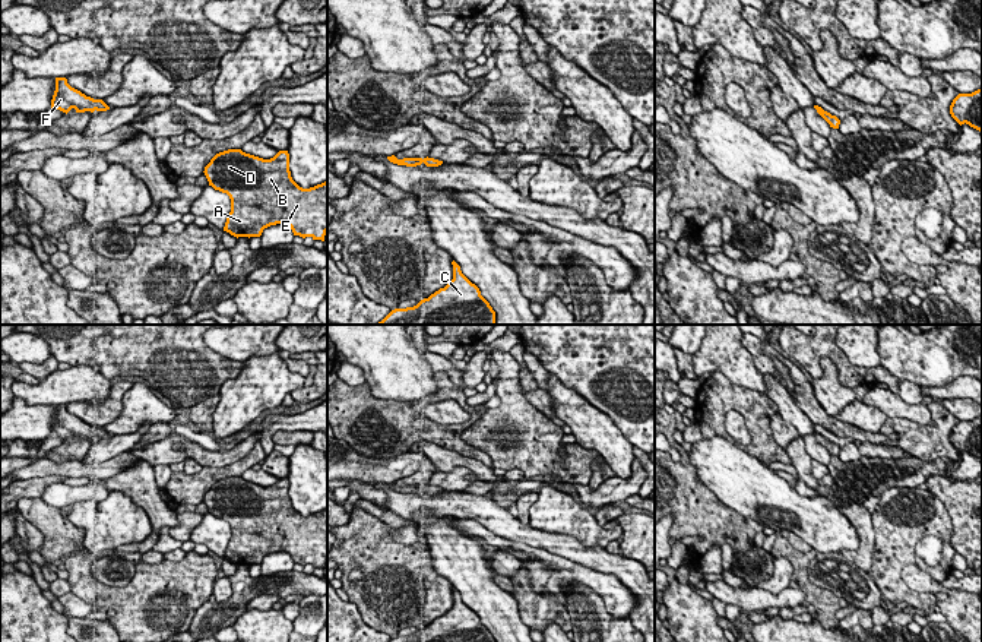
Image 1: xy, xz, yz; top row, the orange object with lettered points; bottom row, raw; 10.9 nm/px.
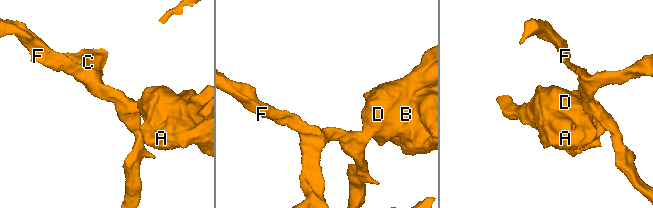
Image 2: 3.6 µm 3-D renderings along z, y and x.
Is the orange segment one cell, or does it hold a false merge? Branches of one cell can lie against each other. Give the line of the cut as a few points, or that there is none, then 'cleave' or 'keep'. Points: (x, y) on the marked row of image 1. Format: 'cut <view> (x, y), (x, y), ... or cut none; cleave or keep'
cut xz (434, 160), (423, 161); cleave

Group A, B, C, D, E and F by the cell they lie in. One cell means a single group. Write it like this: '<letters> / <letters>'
A B C D E / F

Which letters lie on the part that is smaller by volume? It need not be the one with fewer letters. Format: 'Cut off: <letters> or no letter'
Cut off: A, B, C, D, E

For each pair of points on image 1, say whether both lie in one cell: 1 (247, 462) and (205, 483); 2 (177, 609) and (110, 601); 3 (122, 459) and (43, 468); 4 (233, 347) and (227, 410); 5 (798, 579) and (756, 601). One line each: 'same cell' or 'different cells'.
1: same cell
2: same cell
3: same cell
4: different cells
5: different cells

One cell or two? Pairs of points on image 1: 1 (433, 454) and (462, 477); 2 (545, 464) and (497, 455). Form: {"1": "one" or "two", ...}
{"1": "two", "2": "one"}

